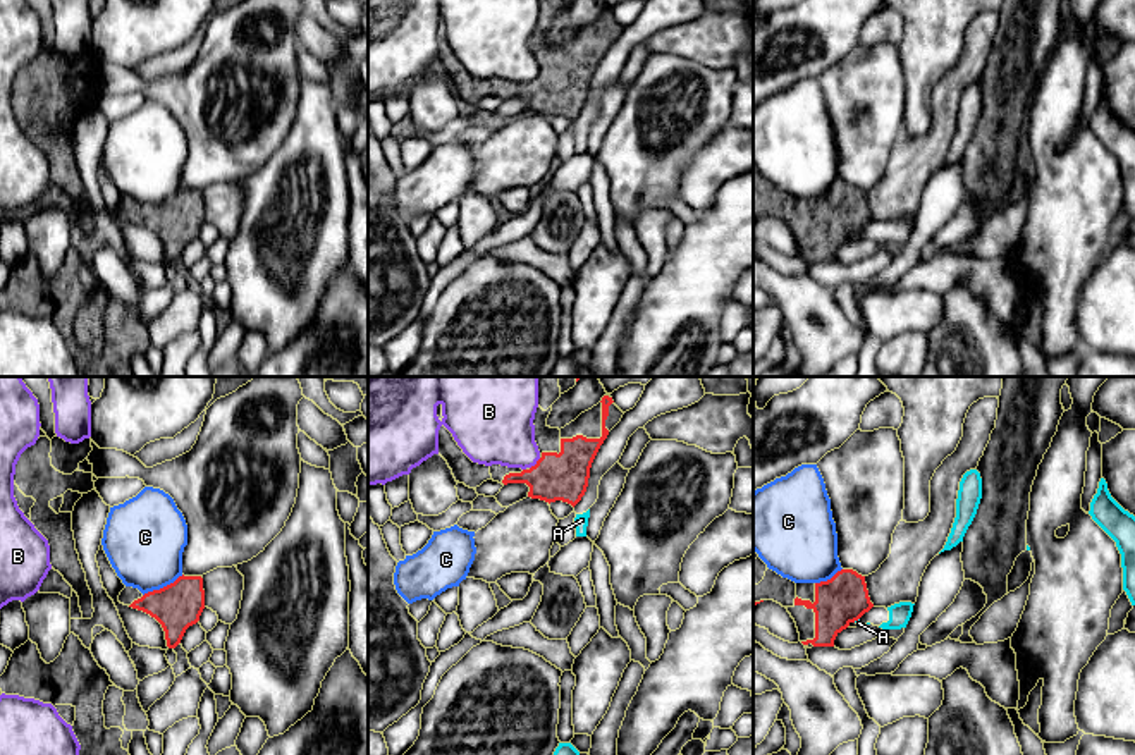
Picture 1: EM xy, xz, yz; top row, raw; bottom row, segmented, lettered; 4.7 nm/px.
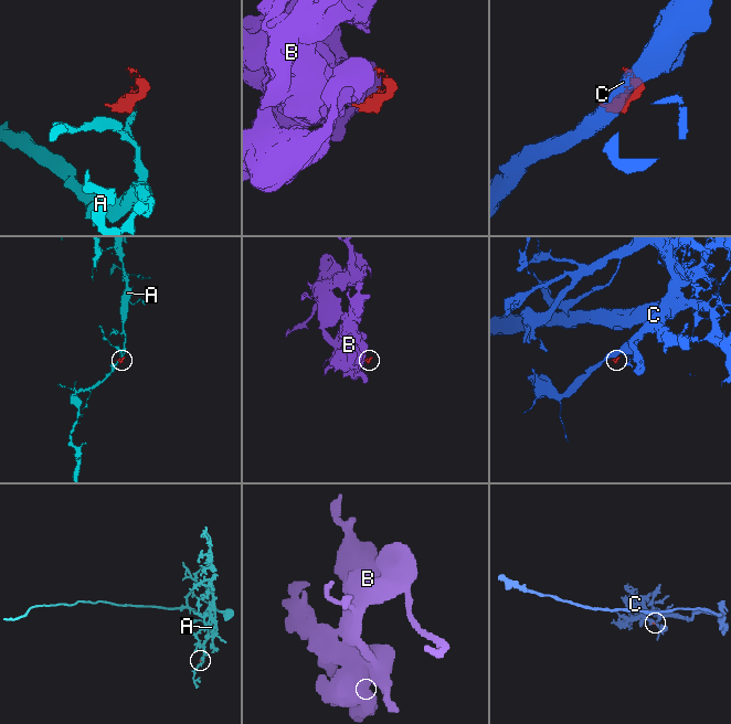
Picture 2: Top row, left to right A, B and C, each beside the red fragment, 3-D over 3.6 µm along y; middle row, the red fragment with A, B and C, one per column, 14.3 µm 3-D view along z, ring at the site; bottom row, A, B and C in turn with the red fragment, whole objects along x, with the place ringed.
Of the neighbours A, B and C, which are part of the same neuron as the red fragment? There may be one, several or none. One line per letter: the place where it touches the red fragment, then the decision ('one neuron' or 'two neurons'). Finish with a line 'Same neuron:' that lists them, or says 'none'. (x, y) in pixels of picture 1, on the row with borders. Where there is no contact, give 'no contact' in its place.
A: contact yz (855, 619); two neurons
B: contact xz (537, 463); two neurons
C: contact xy (164, 587); two neurons
Same neuron: none

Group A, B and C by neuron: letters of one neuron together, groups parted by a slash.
A / B / C

